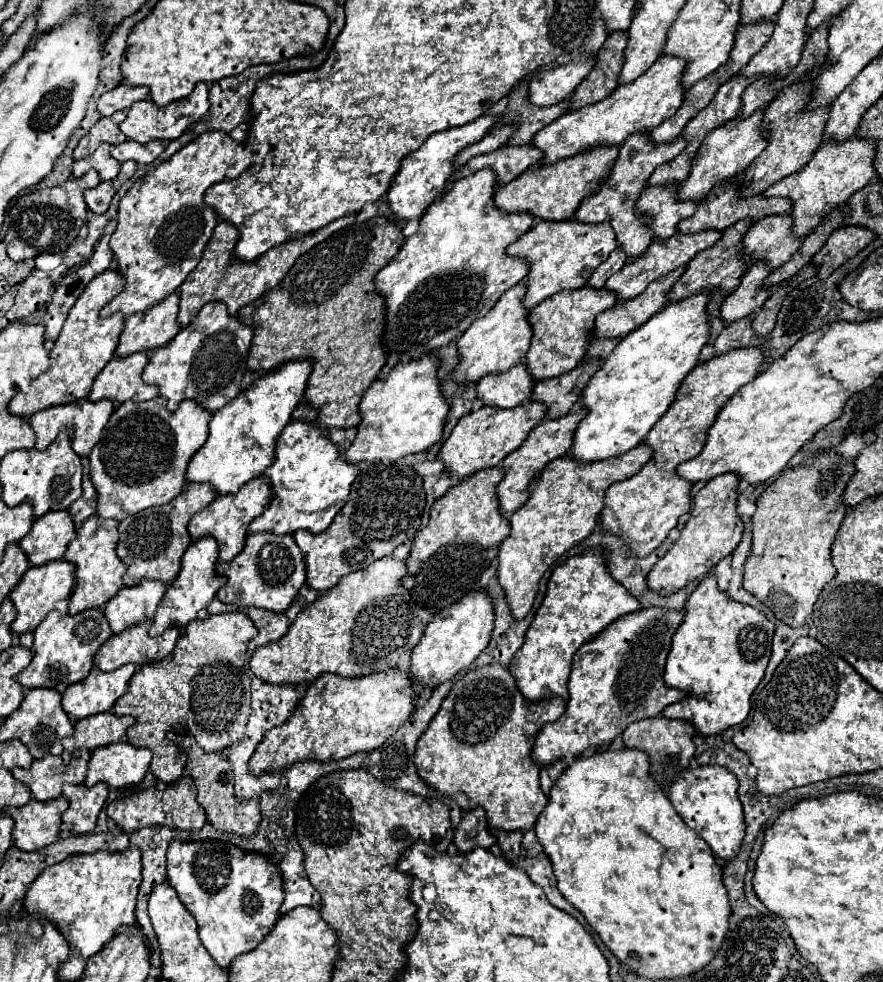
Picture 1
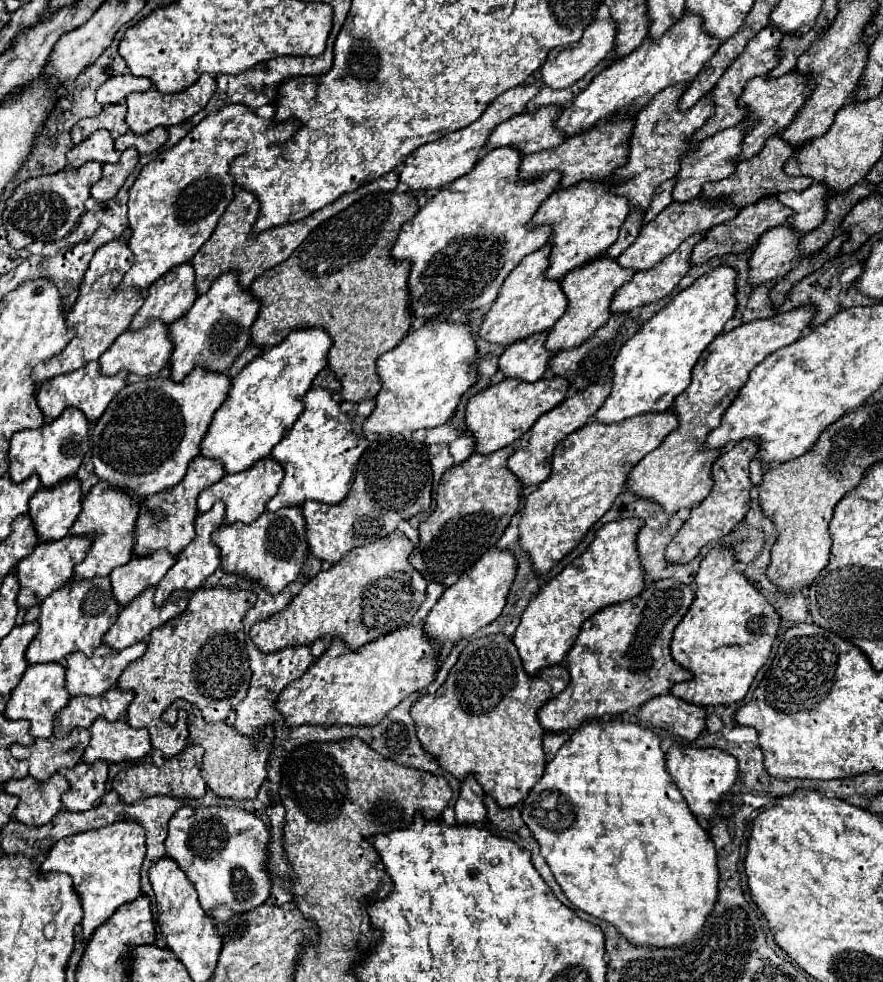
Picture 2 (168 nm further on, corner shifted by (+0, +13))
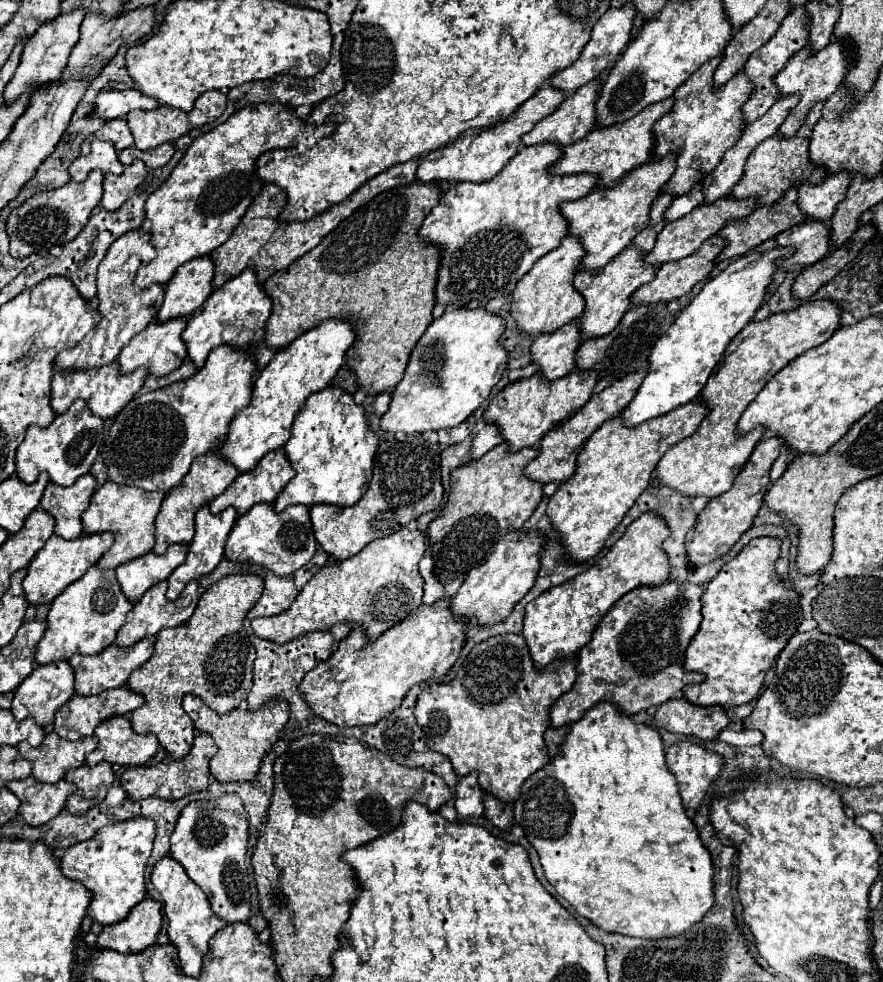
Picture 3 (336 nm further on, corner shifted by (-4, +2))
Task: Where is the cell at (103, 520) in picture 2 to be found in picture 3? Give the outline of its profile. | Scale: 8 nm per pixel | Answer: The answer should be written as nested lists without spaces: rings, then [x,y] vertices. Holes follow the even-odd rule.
[[[106,481],[102,487],[96,489],[92,495],[90,507],[82,515],[84,533],[114,533],[114,545],[110,551],[98,561],[100,569],[116,569],[120,563],[136,559],[154,547],[154,519],[162,505],[164,493],[160,491],[144,491],[130,485],[116,485],[114,481]]]

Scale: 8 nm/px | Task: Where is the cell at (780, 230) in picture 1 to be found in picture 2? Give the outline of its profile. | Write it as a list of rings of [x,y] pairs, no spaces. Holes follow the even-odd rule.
[[[812,182],[812,186],[808,186],[802,192],[780,192],[776,194],[776,198],[784,206],[792,208],[794,216],[788,218],[786,224],[796,234],[806,234],[816,226],[820,226],[820,222],[824,220],[826,190],[818,182]]]

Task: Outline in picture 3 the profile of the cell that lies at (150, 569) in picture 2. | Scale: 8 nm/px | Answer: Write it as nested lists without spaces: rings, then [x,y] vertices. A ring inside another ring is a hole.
[[[172,545],[172,549],[168,549],[168,553],[164,555],[156,555],[152,551],[132,559],[132,561],[126,561],[122,565],[116,567],[116,577],[118,577],[118,583],[124,591],[124,595],[130,599],[130,601],[138,601],[152,585],[164,581],[170,577],[170,573],[186,559],[186,545]]]

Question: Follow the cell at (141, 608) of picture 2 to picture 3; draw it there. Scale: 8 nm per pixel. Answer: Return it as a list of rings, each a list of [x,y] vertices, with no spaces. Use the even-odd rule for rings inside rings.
[[[160,581],[160,585],[154,585],[152,589],[148,589],[148,593],[144,593],[144,597],[140,599],[140,603],[134,603],[134,607],[130,609],[130,613],[126,615],[126,623],[122,625],[122,629],[118,631],[118,637],[116,637],[116,645],[120,647],[130,647],[134,643],[138,643],[140,639],[148,637],[156,637],[156,633],[164,627],[176,627],[176,625],[182,625],[192,613],[194,613],[194,607],[198,603],[198,581],[192,581],[188,583],[186,587],[186,595],[192,599],[190,605],[178,609],[178,605],[174,605],[174,601],[168,601],[166,599],[166,589],[168,589],[168,583],[166,581]]]

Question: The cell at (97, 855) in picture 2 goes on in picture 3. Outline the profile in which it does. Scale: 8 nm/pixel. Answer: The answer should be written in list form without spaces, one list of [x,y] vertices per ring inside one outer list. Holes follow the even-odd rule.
[[[134,817],[102,827],[88,841],[76,843],[66,849],[62,857],[62,873],[70,879],[86,885],[94,897],[88,907],[88,915],[100,925],[112,925],[124,919],[134,905],[146,895],[144,867],[152,853],[154,821],[146,817]]]

